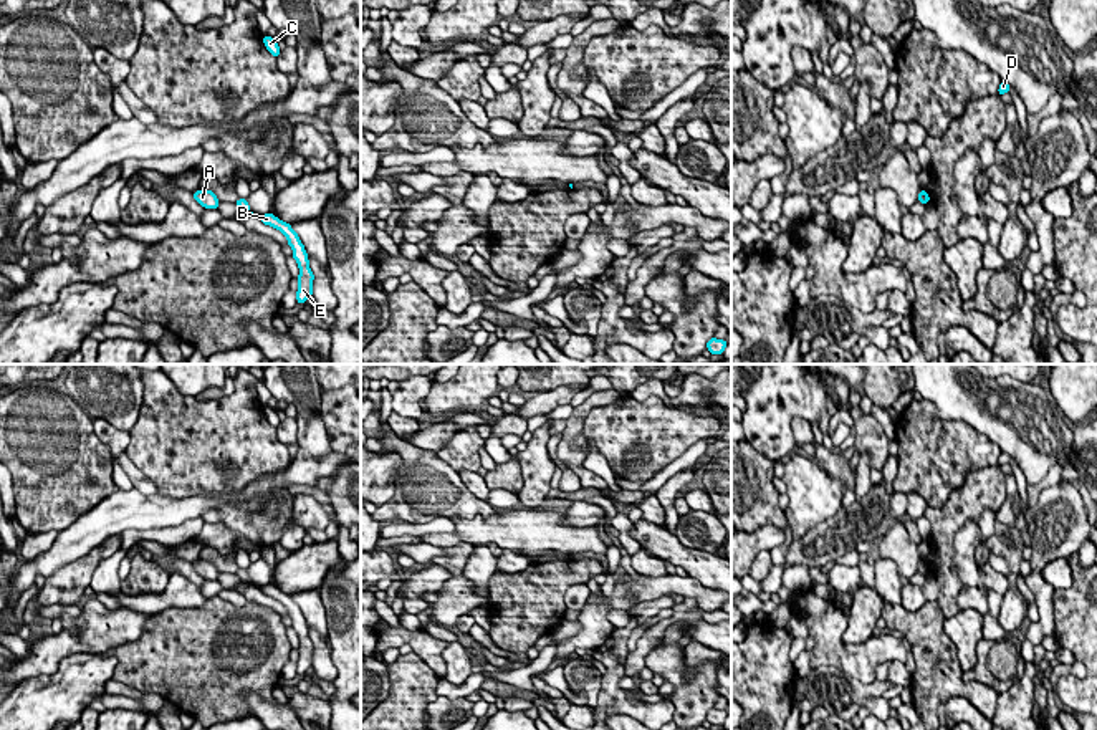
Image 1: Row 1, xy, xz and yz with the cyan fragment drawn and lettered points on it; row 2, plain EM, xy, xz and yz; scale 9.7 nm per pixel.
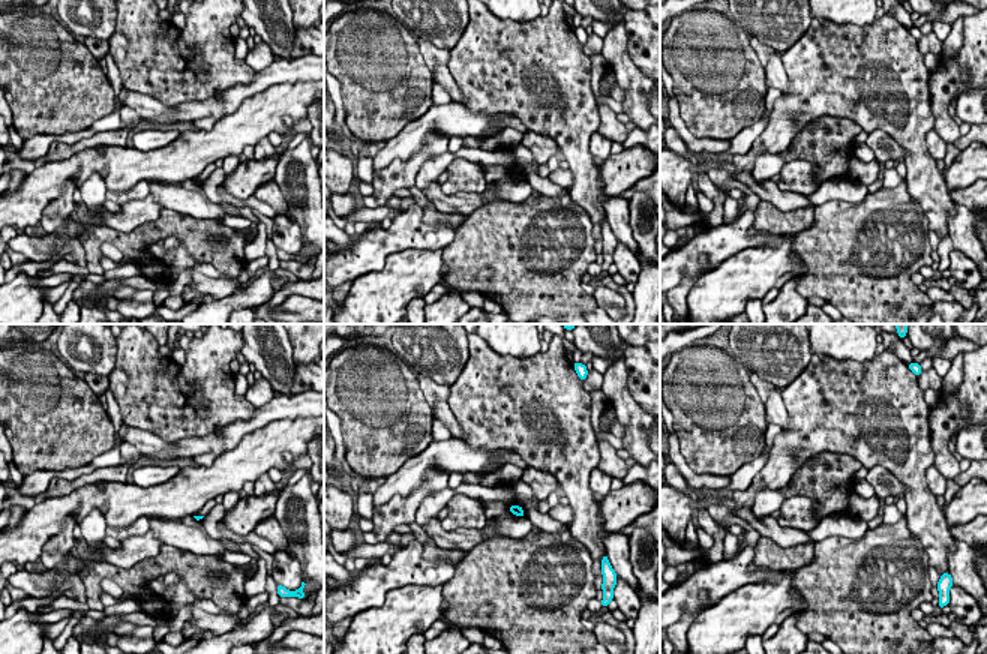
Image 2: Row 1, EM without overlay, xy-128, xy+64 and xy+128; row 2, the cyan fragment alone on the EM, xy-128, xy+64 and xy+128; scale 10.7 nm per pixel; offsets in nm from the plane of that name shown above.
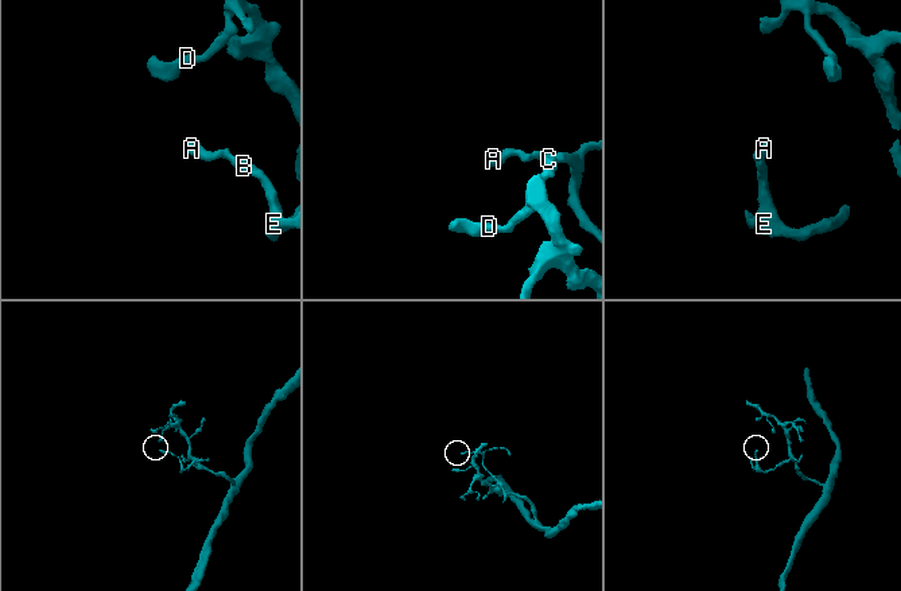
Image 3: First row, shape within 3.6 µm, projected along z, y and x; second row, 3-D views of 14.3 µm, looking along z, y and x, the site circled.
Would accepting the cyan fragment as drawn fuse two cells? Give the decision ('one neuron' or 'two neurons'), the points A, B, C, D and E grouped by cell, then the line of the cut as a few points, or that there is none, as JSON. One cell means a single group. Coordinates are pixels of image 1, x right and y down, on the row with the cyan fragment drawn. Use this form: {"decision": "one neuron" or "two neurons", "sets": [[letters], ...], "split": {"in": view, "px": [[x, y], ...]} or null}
{"decision": "one neuron", "sets": [["A", "B", "C", "D", "E"]], "split": null}

